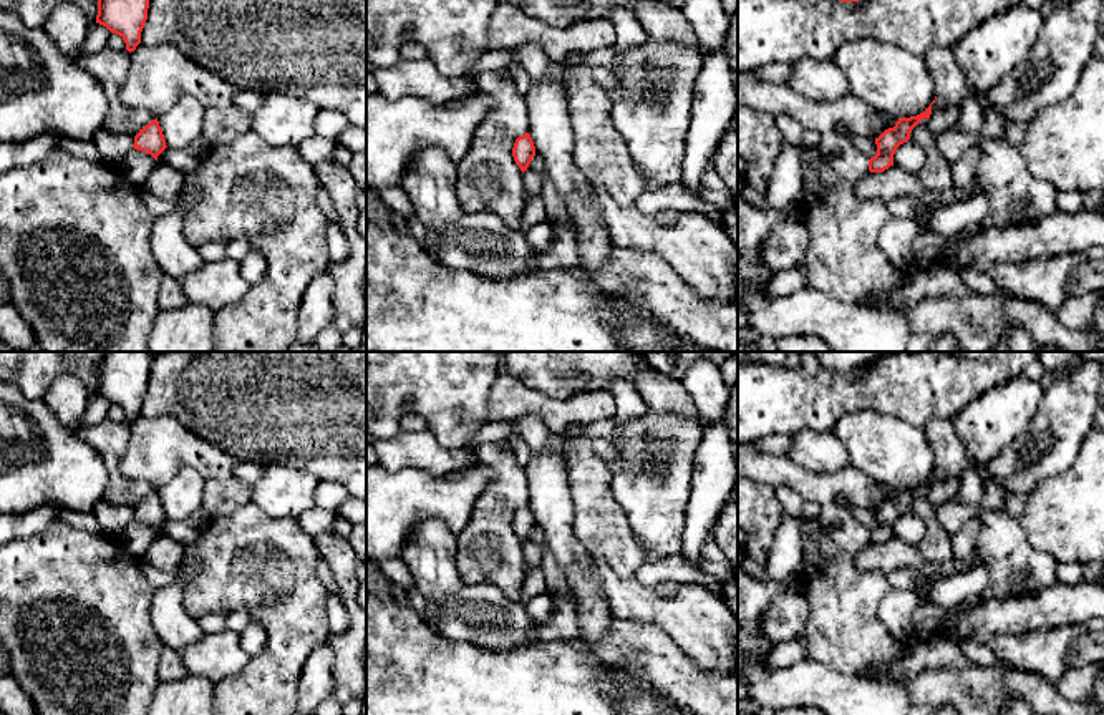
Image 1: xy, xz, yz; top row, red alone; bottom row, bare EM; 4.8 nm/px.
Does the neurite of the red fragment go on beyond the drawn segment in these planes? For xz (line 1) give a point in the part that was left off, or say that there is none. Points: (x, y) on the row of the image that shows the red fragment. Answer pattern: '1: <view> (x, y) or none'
1: none

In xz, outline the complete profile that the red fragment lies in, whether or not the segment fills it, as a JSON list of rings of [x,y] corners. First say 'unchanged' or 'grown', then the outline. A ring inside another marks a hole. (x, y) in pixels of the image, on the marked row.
unchanged; [[[529,133],[516,139],[512,156],[521,171],[527,171],[532,158],[535,156],[535,146]]]

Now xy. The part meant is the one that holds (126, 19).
unchanged; [[[98,0],[96,23],[119,35],[131,53],[141,43],[149,0]]]

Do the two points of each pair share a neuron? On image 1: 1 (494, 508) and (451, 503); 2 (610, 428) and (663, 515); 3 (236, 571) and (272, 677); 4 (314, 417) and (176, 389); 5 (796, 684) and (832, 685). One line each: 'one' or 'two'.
1: two
2: one
3: one
4: one
5: one

